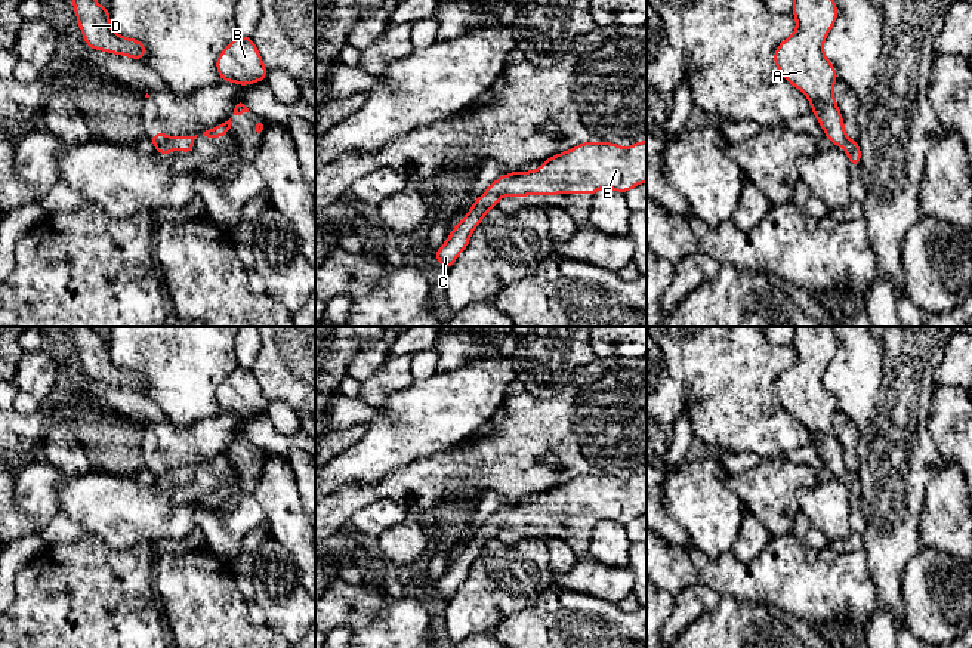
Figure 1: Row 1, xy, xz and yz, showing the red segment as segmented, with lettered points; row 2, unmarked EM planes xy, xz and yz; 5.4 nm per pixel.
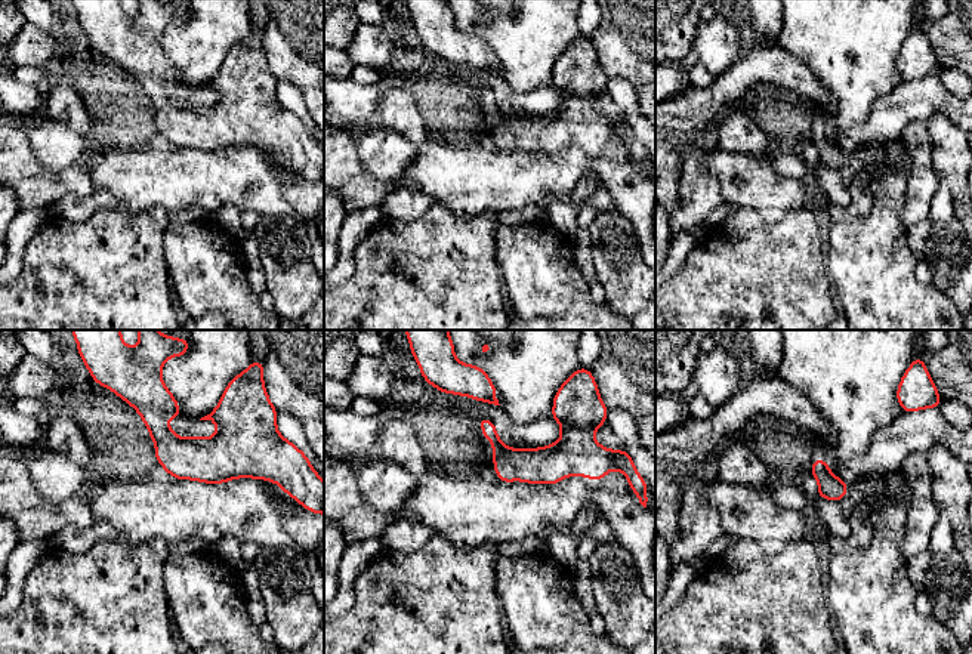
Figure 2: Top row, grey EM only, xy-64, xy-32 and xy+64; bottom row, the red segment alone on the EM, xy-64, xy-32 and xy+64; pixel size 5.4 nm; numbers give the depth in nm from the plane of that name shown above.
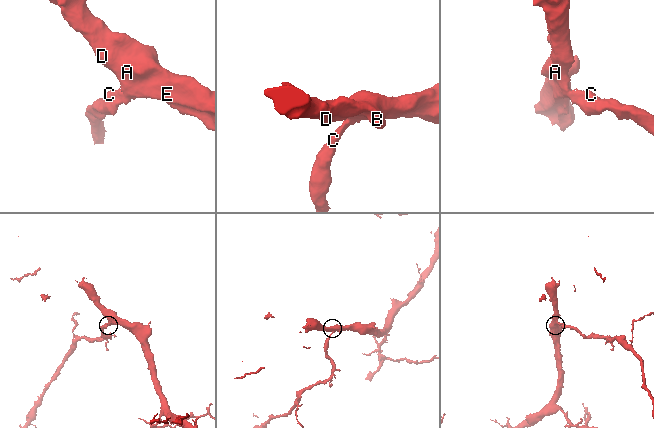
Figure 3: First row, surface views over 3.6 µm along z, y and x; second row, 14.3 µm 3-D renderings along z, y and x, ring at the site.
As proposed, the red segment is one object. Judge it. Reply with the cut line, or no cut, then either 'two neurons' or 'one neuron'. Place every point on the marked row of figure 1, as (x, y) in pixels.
no cut; one neuron

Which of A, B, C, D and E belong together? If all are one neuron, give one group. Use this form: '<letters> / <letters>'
A B C D E

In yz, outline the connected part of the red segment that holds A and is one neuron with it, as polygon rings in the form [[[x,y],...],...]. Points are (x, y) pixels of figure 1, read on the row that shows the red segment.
[[[793,0],[793,16],[797,28],[775,49],[774,64],[786,80],[809,99],[811,111],[826,136],[845,149],[849,166],[861,166],[858,141],[846,136],[834,101],[836,68],[823,52],[827,34],[837,19],[837,6],[833,0]]]

